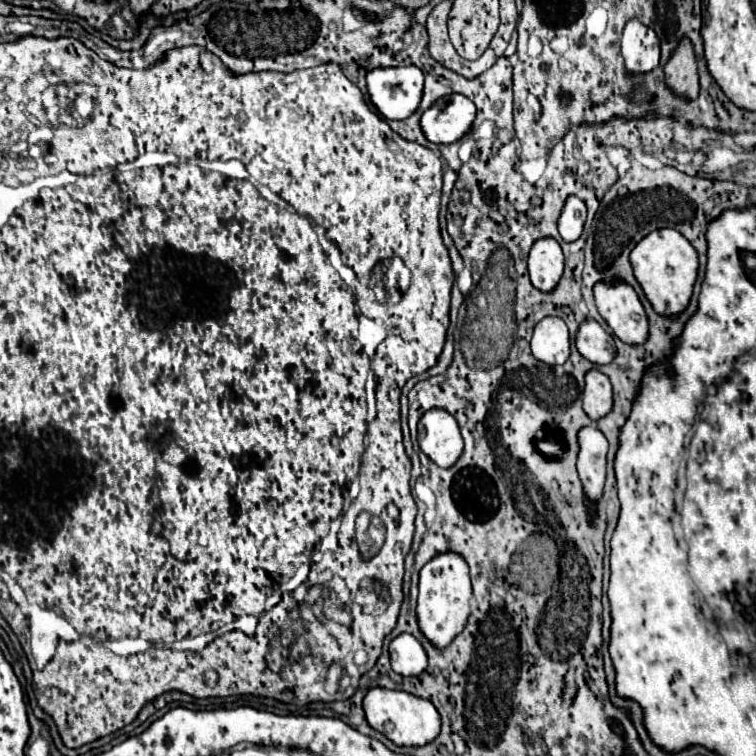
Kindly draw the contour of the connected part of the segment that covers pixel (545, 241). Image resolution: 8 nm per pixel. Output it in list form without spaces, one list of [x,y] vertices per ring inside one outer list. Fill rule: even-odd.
[[[553,237],[537,239],[529,251],[531,283],[539,291],[551,291],[563,273],[563,251]]]

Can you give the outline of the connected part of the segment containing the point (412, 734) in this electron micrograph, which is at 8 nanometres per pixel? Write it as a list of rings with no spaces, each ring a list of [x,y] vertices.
[[[373,687],[363,699],[363,709],[369,725],[391,739],[395,745],[427,745],[441,733],[441,715],[437,707],[423,697],[417,697],[409,691],[391,691],[385,687]]]

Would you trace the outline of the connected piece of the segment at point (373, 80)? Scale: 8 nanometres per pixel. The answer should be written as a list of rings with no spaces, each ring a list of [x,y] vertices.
[[[415,65],[375,67],[367,73],[367,89],[385,119],[407,119],[419,107],[423,73]]]

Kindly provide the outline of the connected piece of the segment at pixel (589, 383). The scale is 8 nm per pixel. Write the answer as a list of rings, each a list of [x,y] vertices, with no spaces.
[[[589,369],[585,373],[585,391],[583,391],[583,409],[585,413],[597,421],[607,415],[613,407],[613,393],[609,377],[597,369]]]

